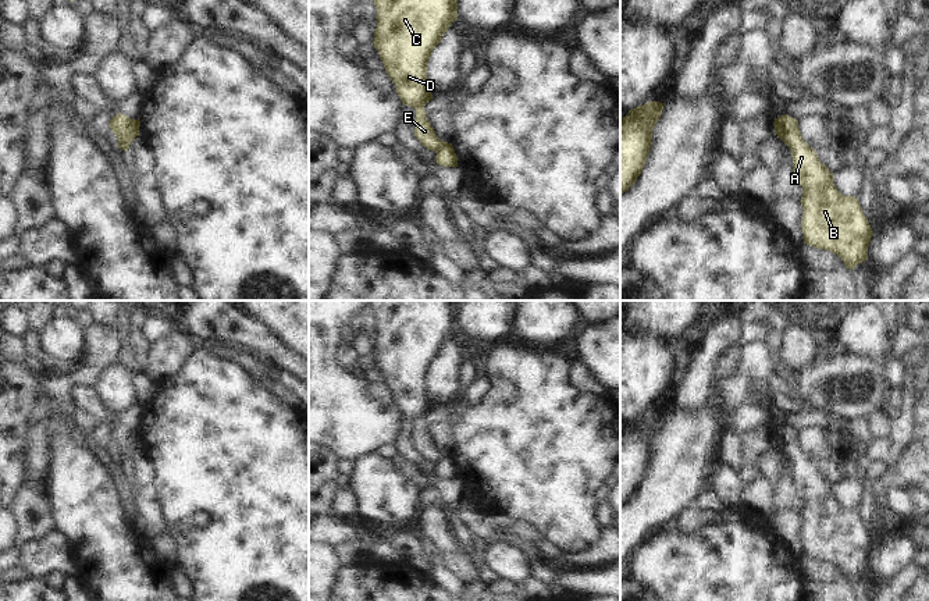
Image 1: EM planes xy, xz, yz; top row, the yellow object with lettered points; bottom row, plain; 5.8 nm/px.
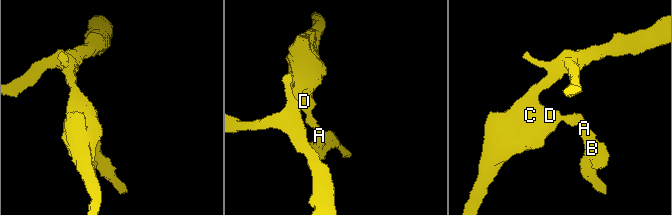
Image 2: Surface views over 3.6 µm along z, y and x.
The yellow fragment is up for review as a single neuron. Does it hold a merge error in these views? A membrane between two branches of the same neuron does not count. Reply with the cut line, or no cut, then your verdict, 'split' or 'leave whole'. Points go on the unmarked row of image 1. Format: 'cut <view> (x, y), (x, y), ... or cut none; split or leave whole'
cut xz (448, 455), (437, 465); split

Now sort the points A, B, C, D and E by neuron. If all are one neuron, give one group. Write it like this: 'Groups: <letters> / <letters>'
Groups: A B / C D E.

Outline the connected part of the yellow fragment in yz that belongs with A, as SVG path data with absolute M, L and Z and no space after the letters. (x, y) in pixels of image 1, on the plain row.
M783 426L775 430L773 438L777 448L791 462L793 481L802 498L800 513L804 520L801 530L804 555L837 566L846 576L846 580L853 582L857 576L868 572L868 558L873 547L858 511L855 508L844 508L836 501L833 495L834 486L829 483L818 470L816 463L802 451L798 431Z

